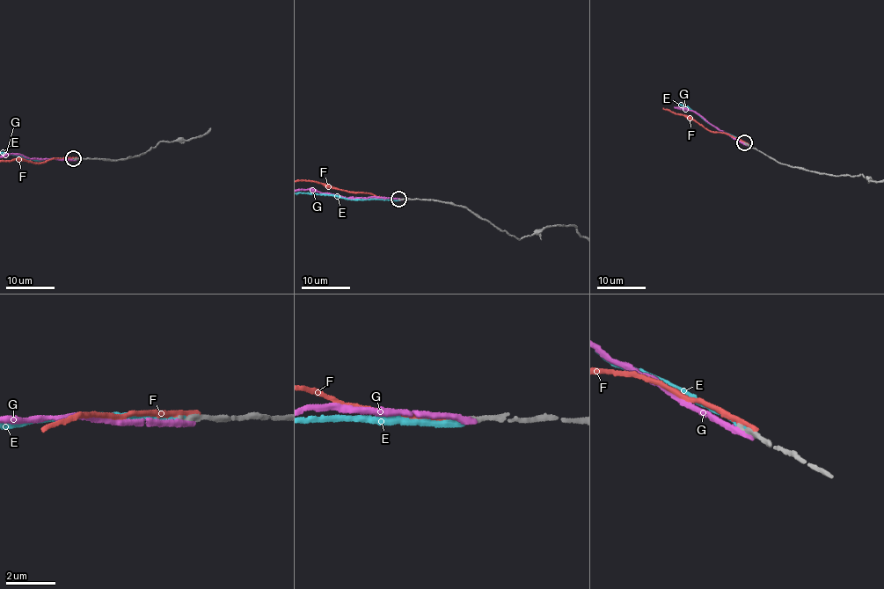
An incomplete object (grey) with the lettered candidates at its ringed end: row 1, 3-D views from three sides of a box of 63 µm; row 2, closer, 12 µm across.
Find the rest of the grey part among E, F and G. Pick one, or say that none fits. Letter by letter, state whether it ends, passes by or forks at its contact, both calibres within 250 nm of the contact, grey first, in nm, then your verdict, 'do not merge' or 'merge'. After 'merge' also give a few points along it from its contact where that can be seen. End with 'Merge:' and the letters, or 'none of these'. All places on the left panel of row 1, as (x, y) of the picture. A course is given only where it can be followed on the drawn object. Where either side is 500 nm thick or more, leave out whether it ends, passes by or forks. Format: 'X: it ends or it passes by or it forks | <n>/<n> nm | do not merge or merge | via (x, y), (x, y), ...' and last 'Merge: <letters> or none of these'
E: it ends | 200/240 nm | do not merge
F: it ends | 240/240 nm | do not merge
G: it ends | 220/260 nm | do not merge
Merge: none of these

